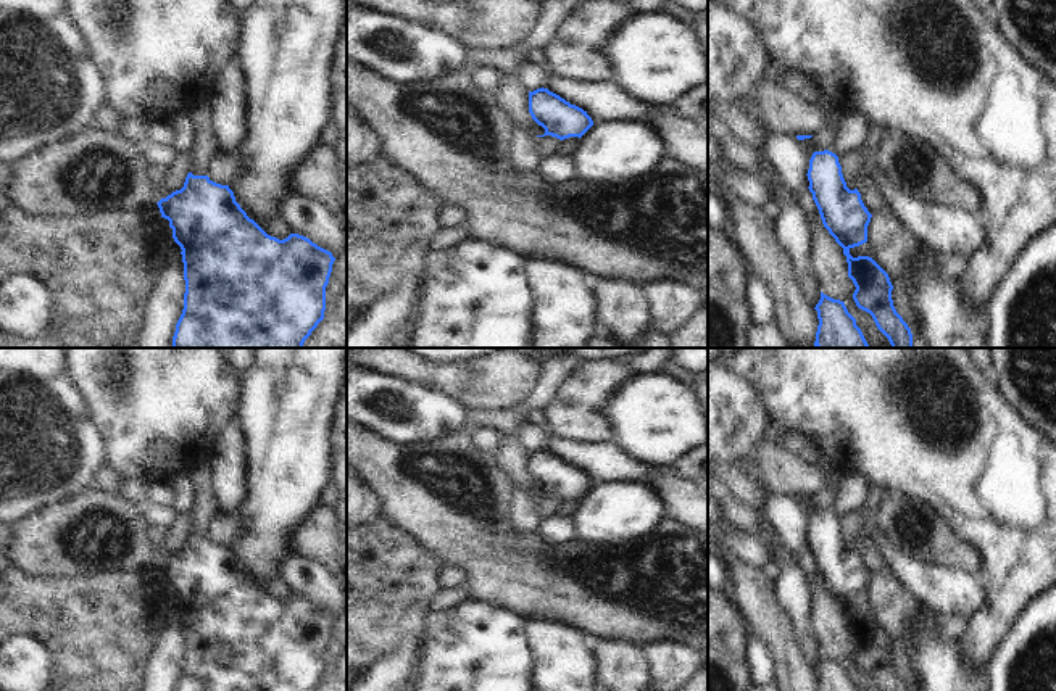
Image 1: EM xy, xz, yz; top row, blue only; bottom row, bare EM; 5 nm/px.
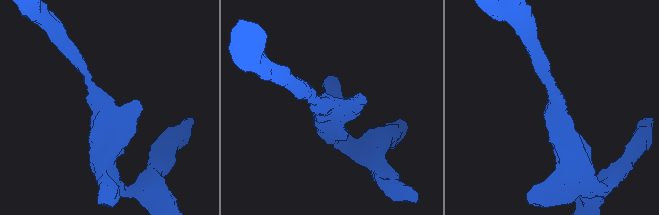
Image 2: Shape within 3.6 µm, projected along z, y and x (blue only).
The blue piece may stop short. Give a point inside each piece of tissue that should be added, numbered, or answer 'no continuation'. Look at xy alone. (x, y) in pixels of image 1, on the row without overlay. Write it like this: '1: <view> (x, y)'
no continuation

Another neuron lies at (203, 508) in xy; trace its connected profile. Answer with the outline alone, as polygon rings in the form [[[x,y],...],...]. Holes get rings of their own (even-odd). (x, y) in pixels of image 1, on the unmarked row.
[[[205,462],[187,472],[190,485],[190,533],[193,536],[206,536],[206,530],[214,519],[218,507],[213,493],[213,472]]]

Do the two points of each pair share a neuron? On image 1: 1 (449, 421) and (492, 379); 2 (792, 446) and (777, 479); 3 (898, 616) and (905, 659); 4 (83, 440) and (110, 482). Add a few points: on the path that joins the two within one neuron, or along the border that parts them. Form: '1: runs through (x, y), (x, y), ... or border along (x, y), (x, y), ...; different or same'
1: border along (429, 387), (439, 392), (452, 392), (465, 408); different
2: border along (777, 443), (805, 461), (819, 466); different
3: runs through (898, 627), (900, 648); same
4: border along (103, 464), (91, 485); different

